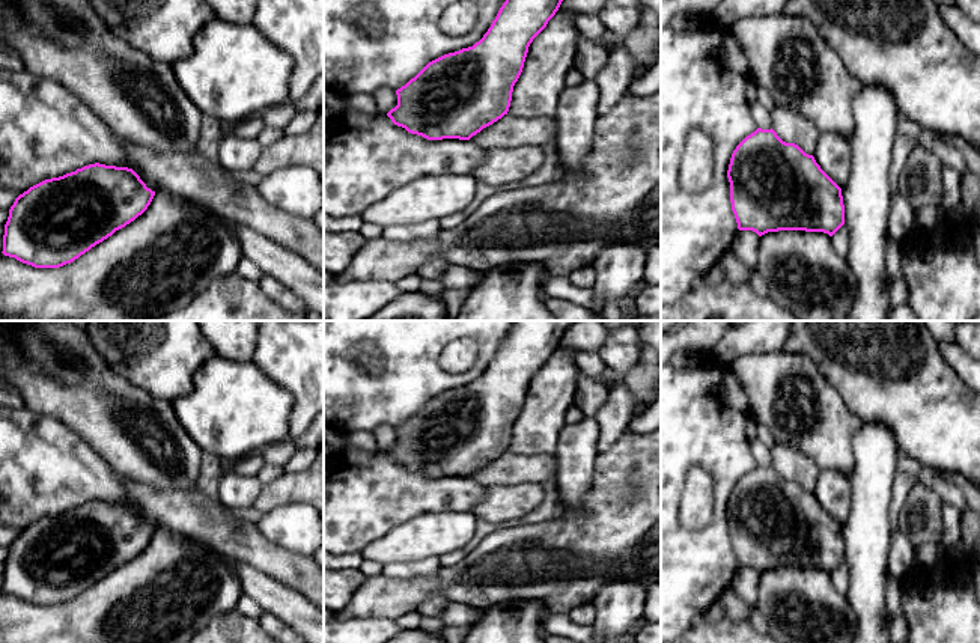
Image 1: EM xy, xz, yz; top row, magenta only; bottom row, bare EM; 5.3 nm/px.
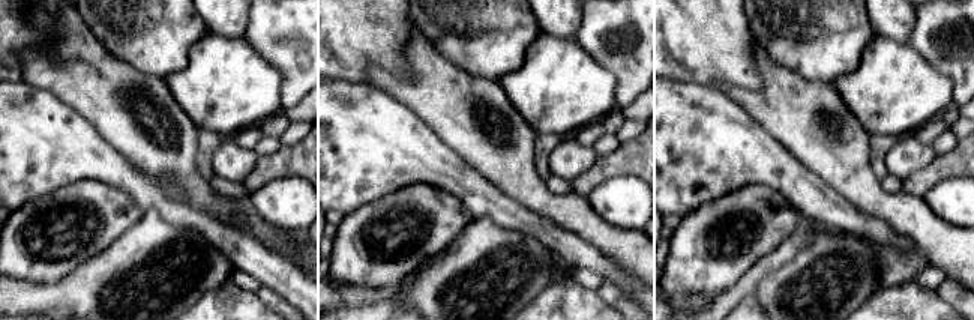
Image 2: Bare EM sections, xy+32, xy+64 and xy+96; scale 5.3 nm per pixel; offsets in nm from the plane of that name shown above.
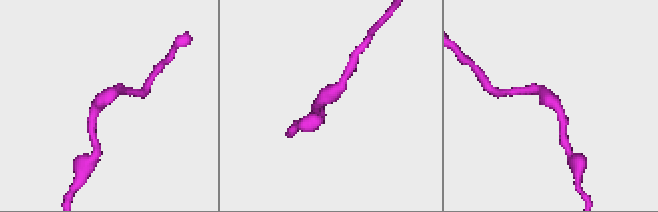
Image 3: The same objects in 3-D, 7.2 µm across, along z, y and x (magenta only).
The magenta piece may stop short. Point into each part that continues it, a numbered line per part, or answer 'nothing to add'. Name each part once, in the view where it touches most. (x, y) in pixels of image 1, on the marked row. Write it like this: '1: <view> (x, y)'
nothing to add

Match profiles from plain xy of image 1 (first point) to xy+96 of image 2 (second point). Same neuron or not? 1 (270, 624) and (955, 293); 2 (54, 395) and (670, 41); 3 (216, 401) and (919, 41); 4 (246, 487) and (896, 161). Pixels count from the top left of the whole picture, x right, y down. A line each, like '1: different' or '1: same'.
1: same
2: different
3: different
4: same

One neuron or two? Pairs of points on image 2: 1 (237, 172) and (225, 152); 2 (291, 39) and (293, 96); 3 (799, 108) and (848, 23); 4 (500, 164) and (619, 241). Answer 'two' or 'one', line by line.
1: one
2: one
3: two
4: one

